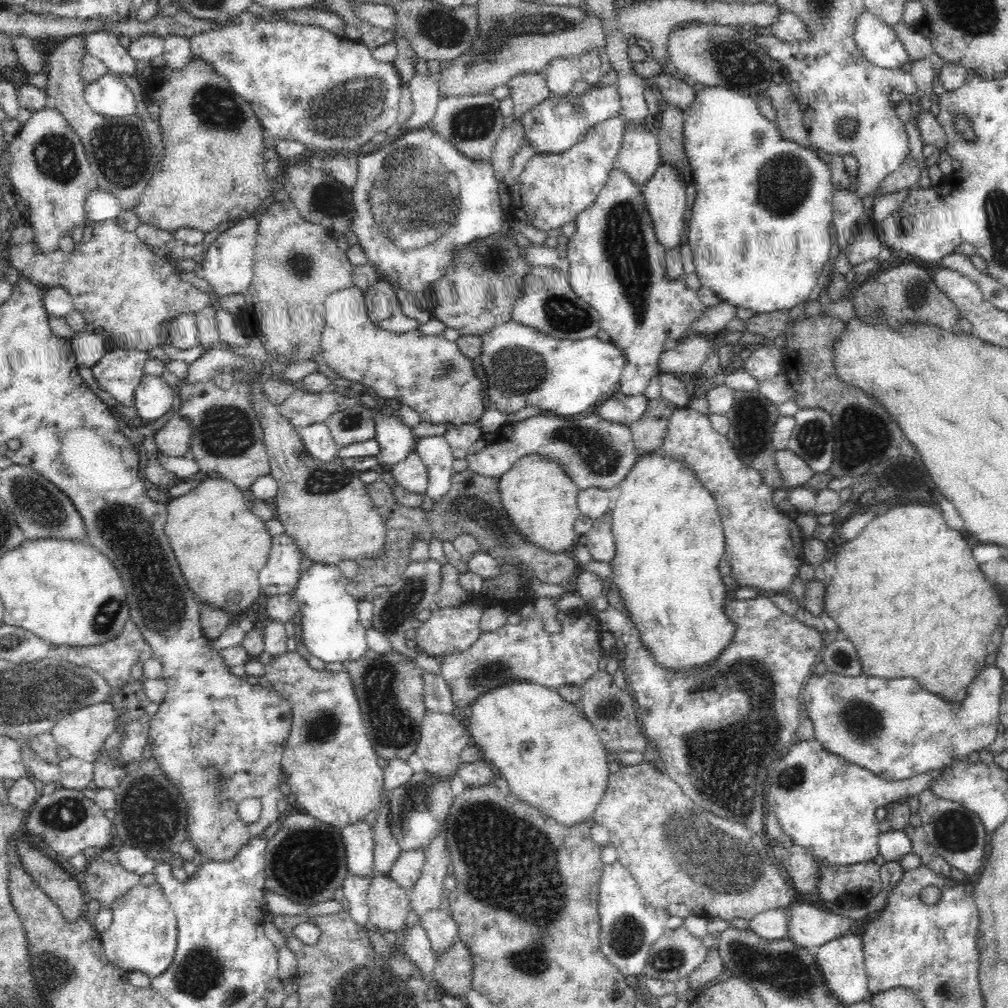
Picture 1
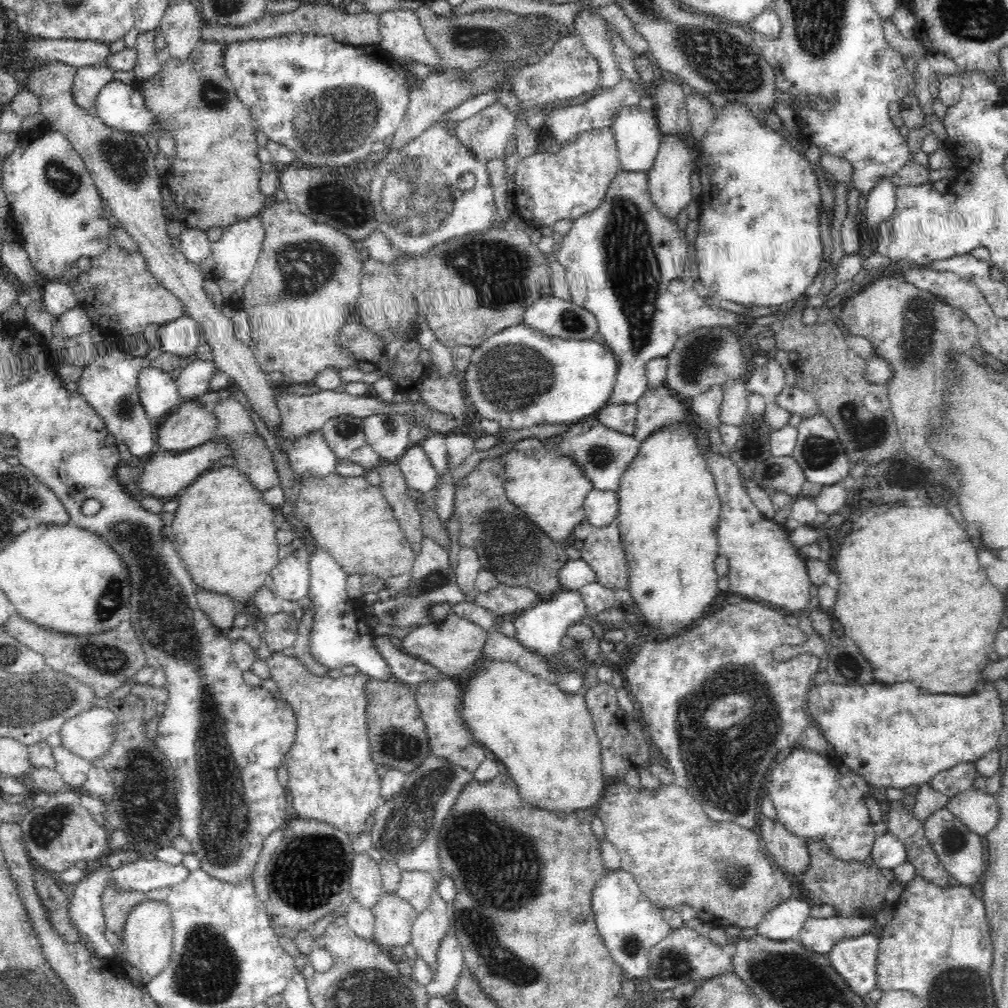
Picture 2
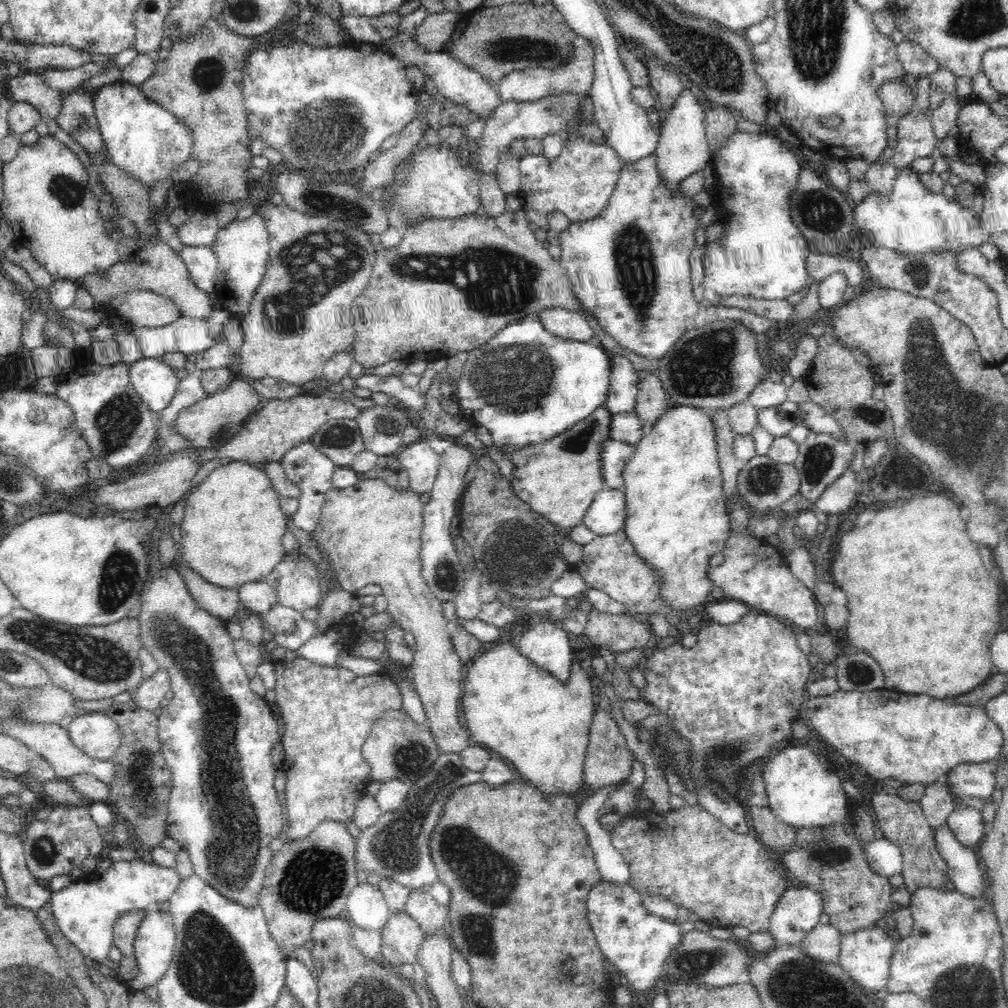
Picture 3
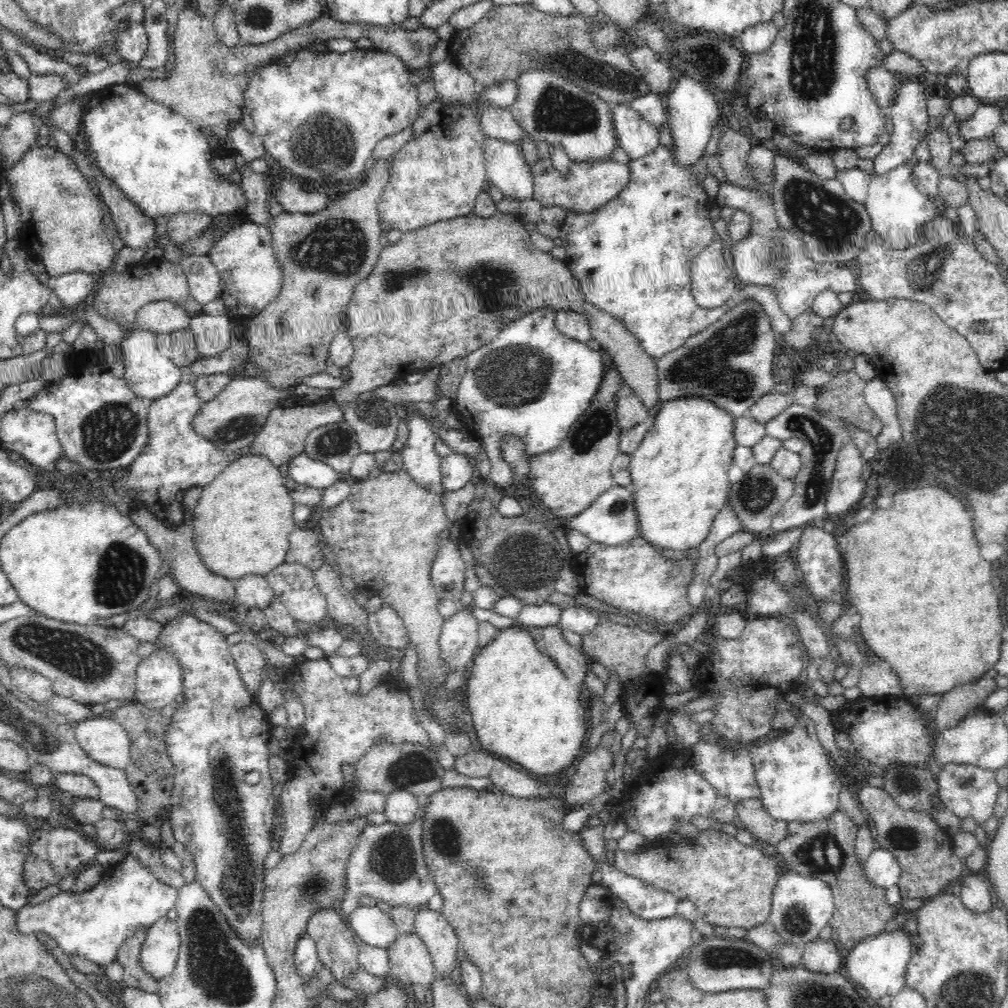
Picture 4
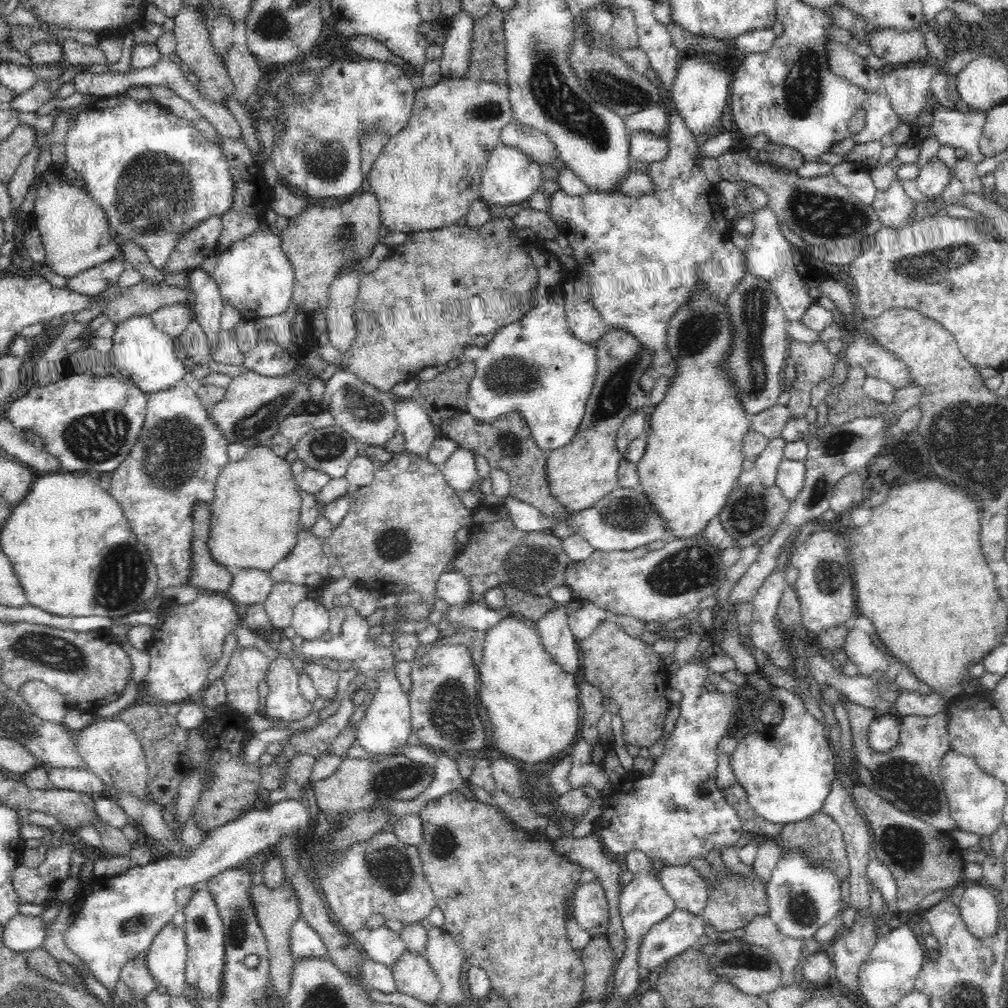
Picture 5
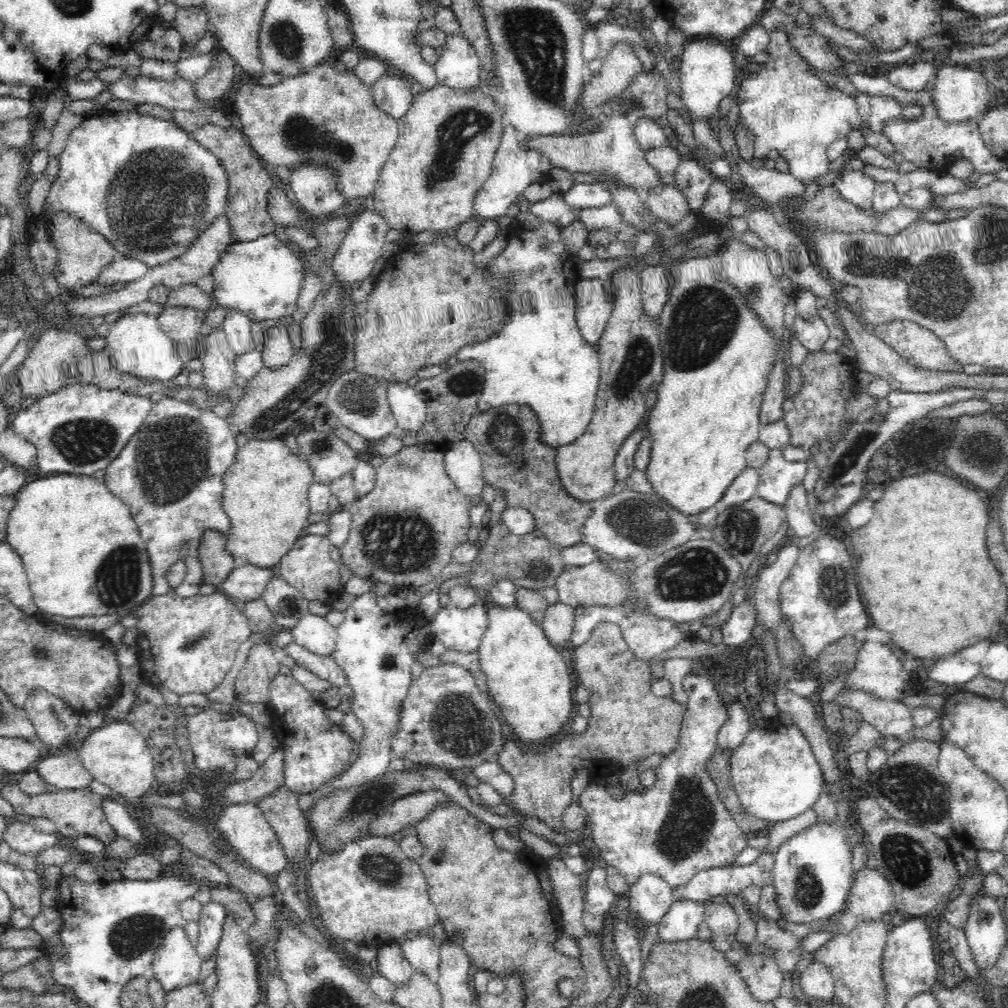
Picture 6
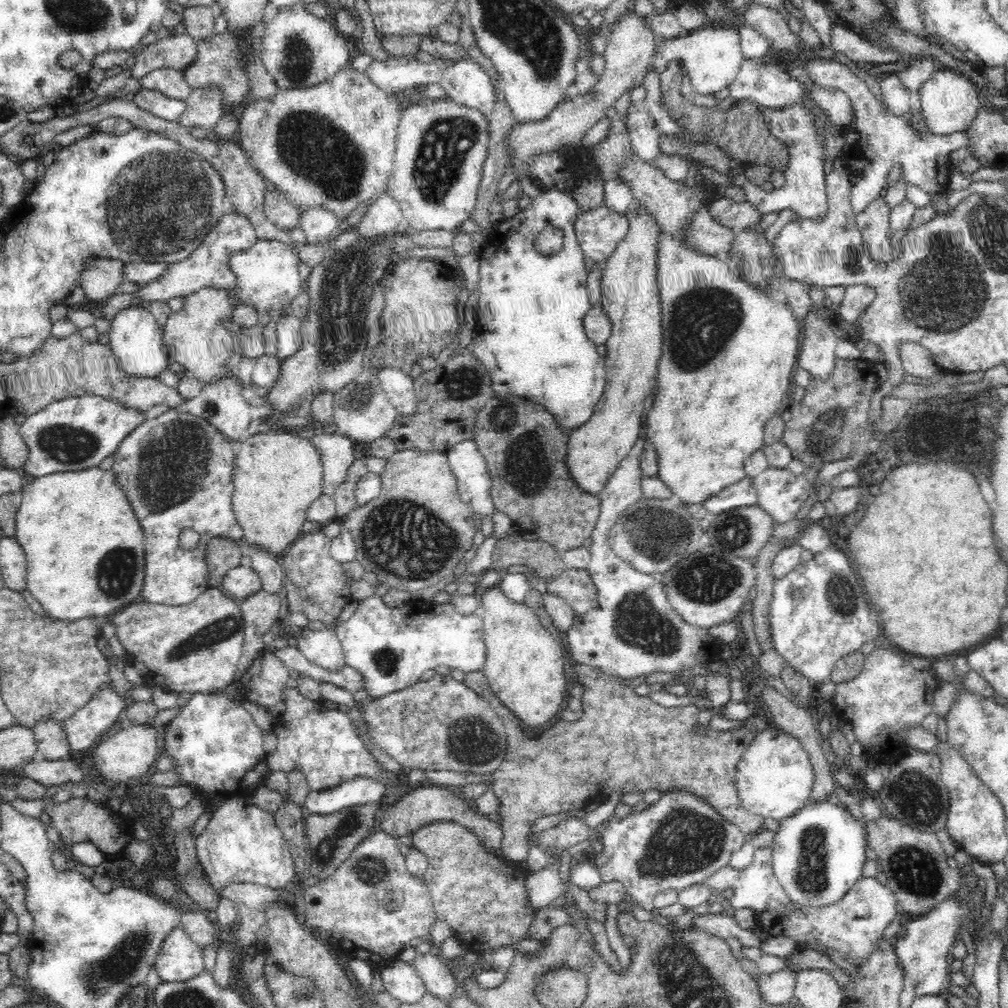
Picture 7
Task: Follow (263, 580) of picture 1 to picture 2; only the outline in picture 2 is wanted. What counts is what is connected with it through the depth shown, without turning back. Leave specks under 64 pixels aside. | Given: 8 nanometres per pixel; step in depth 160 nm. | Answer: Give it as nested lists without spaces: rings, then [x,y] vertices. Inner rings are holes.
[[[300,535],[290,544],[279,545],[279,562],[268,574],[263,586],[276,596],[296,602],[308,594],[310,586],[309,554]]]

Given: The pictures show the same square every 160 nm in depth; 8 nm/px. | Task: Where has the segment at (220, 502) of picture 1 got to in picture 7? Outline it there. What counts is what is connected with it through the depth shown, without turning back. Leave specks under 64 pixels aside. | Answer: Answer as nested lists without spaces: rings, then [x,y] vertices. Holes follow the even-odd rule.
[[[270,430],[266,434],[260,432],[244,440],[235,458],[231,478],[234,483],[231,508],[239,525],[242,526],[243,545],[254,545],[254,548],[262,549],[266,553],[282,555],[282,552],[302,535],[300,530],[307,520],[306,515],[310,504],[322,496],[322,474],[320,453],[310,439],[301,436],[300,430]]]

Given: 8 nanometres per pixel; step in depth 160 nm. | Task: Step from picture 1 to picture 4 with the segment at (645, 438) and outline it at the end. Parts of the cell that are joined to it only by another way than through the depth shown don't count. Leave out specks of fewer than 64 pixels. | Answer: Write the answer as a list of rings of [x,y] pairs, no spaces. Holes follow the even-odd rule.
[[[498,210],[491,217],[471,214],[450,220],[436,221],[434,224],[418,228],[414,232],[402,233],[400,240],[393,245],[384,244],[376,266],[364,280],[358,283],[353,298],[346,310],[347,334],[350,336],[355,351],[350,364],[347,366],[349,379],[342,387],[329,390],[328,396],[331,396],[332,400],[335,400],[342,406],[347,402],[352,402],[359,394],[380,388],[380,386],[394,382],[394,380],[401,380],[414,371],[430,371],[433,367],[444,366],[452,360],[465,358],[470,352],[478,350],[479,347],[484,346],[487,342],[494,341],[500,335],[500,332],[516,319],[523,318],[530,315],[536,309],[542,308],[552,308],[556,311],[562,309],[573,310],[574,312],[584,314],[589,319],[591,336],[601,344],[601,351],[605,354],[608,362],[617,368],[625,383],[638,395],[638,398],[644,403],[644,407],[648,409],[648,412],[654,413],[658,409],[660,405],[659,378],[655,360],[646,354],[639,342],[636,341],[636,338],[616,318],[610,317],[610,314],[598,309],[594,305],[590,305],[584,299],[578,281],[575,280],[574,275],[568,266],[566,266],[564,260],[556,260],[550,252],[540,251],[532,245],[530,234],[524,230],[524,224],[522,224],[522,219],[519,215],[502,213]]]

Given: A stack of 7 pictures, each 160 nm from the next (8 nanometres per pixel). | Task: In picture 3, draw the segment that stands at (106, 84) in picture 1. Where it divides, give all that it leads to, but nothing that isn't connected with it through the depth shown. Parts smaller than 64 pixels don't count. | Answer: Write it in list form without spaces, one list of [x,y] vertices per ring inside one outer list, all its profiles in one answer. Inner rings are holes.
[[[121,81],[103,86],[94,95],[93,107],[109,160],[132,174],[133,178],[140,178],[150,189],[154,188],[155,182],[166,182],[172,178],[172,170],[178,168],[178,164],[190,161],[190,129],[170,111],[148,100],[139,85]]]

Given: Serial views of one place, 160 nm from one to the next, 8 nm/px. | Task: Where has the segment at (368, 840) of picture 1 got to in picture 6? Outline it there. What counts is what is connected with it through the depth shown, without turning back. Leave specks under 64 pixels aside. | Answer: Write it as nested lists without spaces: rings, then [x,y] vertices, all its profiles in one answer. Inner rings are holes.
[[[396,940],[378,945],[376,958],[381,975],[396,987],[406,984],[415,974],[415,968],[403,957],[401,945]]]

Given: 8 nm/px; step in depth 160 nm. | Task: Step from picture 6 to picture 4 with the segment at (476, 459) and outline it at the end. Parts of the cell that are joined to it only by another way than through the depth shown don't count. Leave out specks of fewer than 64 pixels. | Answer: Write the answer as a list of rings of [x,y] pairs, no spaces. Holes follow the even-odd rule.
[[[450,453],[441,457],[442,488],[454,492],[472,480],[472,464],[466,455]]]

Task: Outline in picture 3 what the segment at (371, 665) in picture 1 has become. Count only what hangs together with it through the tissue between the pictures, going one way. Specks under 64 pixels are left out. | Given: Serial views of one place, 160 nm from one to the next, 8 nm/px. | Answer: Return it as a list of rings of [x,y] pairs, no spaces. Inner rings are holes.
[[[386,710],[382,718],[376,718],[363,746],[372,781],[386,783],[388,780],[398,779],[410,786],[430,770],[440,753],[430,727],[414,722],[404,710]]]

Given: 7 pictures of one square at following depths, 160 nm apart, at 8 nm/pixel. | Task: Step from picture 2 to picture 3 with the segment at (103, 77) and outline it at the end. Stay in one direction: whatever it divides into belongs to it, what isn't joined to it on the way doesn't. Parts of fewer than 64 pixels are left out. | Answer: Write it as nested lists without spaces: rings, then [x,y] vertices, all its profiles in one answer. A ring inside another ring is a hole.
[[[79,86],[68,90],[56,122],[87,154],[98,156],[104,152],[105,144],[93,107],[95,94],[82,93]]]

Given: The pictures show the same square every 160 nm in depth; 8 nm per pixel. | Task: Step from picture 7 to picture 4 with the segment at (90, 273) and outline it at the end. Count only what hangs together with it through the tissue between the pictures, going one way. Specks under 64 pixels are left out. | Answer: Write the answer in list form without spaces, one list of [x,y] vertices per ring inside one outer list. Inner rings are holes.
[[[32,147],[6,172],[6,179],[10,185],[10,197],[20,207],[20,219],[30,222],[26,224],[26,228],[30,228],[28,234],[32,234],[40,242],[42,250],[38,252],[38,256],[51,278],[73,272],[105,274],[115,263],[117,255],[110,231],[102,222],[103,211],[98,198],[88,185],[87,171],[83,165],[76,168],[78,163],[78,160],[58,150]]]

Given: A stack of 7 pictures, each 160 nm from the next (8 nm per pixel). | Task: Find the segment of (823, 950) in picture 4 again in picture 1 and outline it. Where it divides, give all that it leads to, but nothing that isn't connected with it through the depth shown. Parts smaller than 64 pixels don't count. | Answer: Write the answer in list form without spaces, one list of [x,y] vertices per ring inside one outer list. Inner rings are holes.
[[[796,900],[790,902],[786,908],[787,936],[794,944],[811,951],[830,942],[830,939],[850,934],[854,926],[854,920],[846,916],[824,912],[810,904],[800,904]]]

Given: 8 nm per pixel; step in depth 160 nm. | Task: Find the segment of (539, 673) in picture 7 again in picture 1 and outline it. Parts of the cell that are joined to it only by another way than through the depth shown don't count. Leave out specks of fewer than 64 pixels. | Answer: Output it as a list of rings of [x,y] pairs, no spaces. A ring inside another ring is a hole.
[[[508,681],[481,694],[470,705],[465,725],[472,744],[482,748],[488,762],[500,770],[512,795],[567,827],[593,821],[596,808],[608,789],[609,760],[598,731],[575,703],[564,700],[557,690],[530,681]]]

